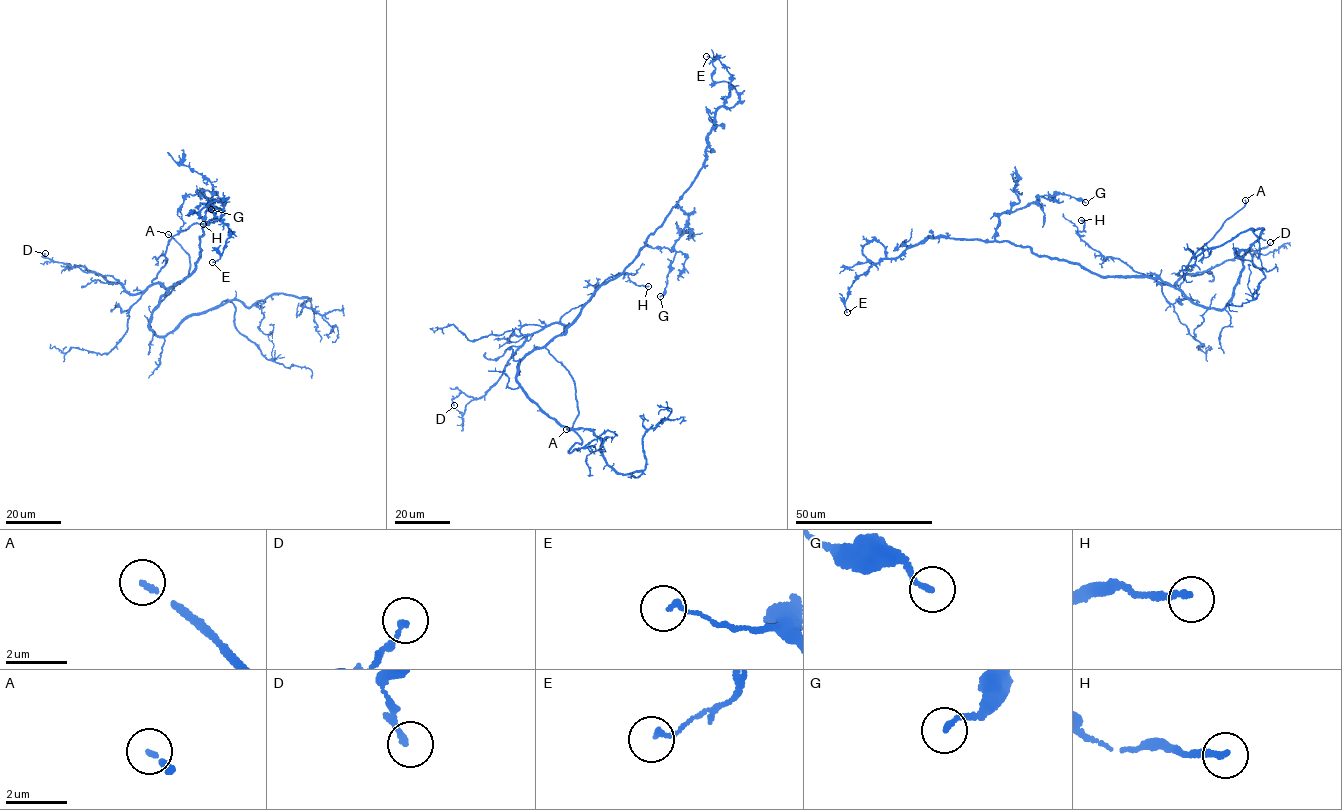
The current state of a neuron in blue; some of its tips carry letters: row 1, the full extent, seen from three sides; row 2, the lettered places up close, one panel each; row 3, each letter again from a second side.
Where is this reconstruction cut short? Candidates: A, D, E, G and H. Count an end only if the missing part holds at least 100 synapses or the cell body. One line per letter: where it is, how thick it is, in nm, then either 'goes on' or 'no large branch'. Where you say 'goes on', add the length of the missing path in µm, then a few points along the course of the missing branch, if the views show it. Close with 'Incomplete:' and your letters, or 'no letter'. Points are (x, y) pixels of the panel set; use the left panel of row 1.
A: (168, 234) | 130 nm | goes on | 40 µm
D: (45, 253) | 190 nm | no large branch
E: (212, 262) | 140 nm | no large branch
G: (211, 209) | 190 nm | no large branch
H: (203, 224) | 200 nm | no large branch
Incomplete: A

